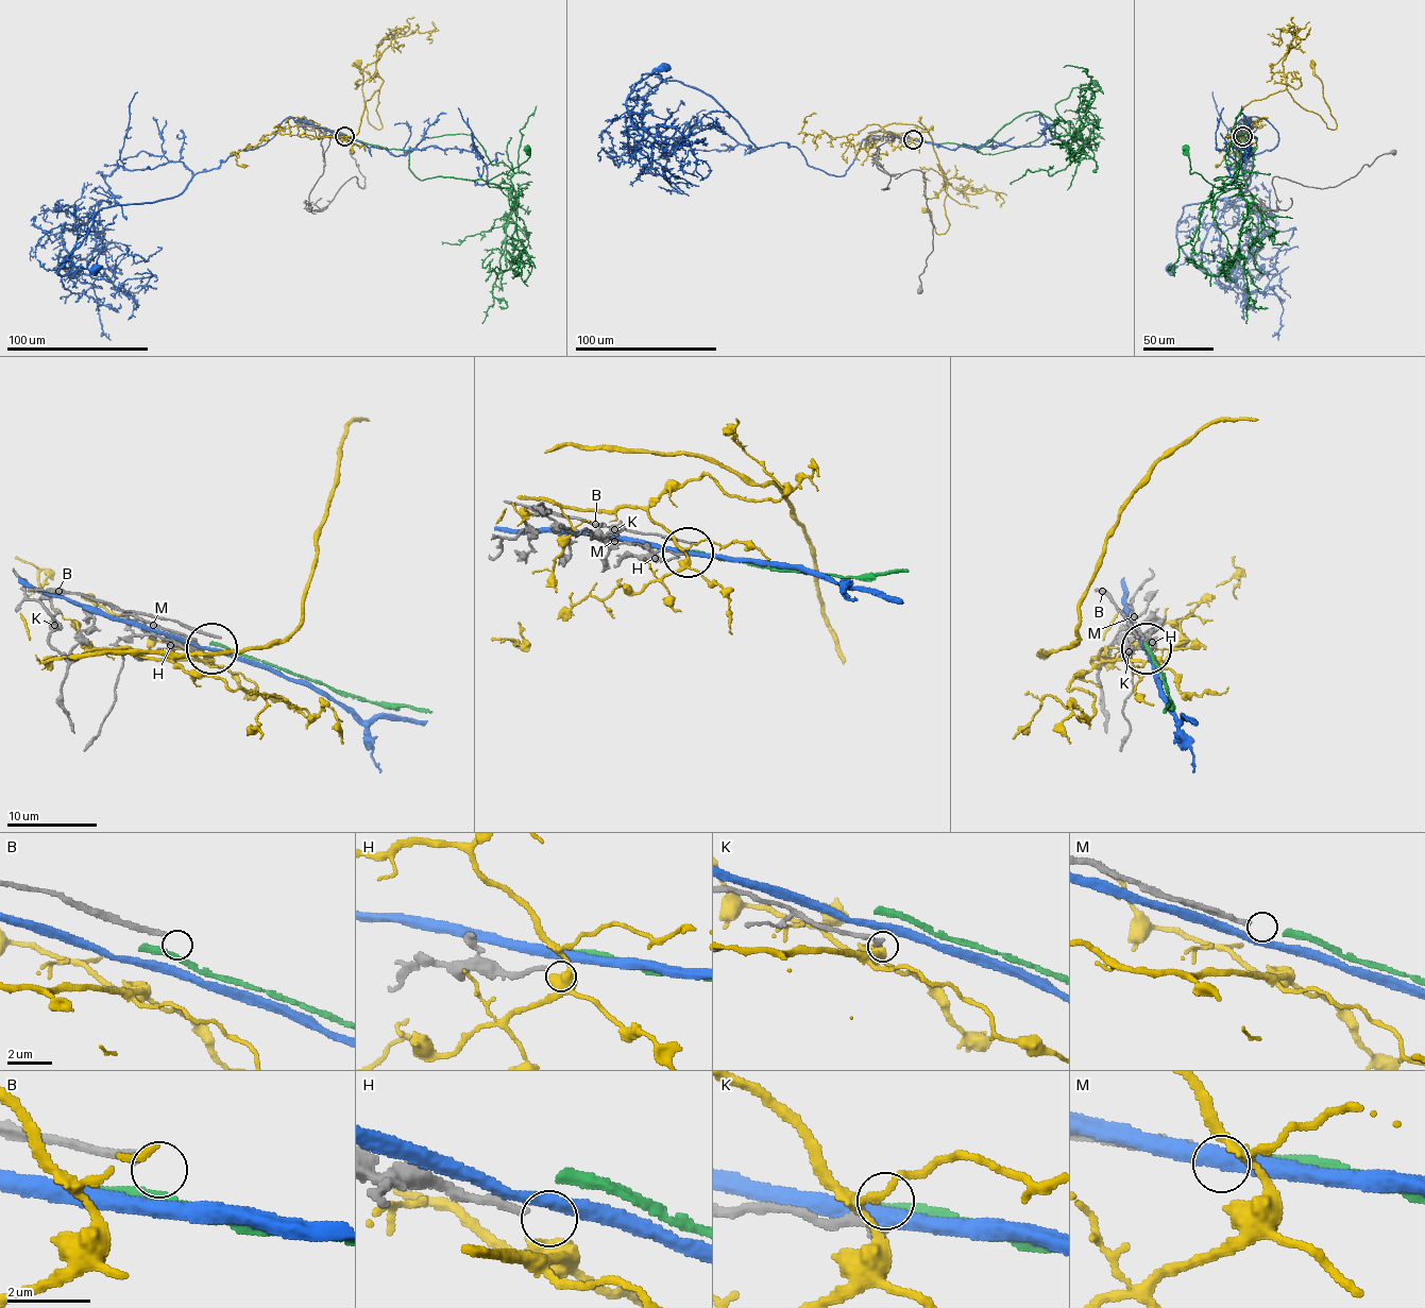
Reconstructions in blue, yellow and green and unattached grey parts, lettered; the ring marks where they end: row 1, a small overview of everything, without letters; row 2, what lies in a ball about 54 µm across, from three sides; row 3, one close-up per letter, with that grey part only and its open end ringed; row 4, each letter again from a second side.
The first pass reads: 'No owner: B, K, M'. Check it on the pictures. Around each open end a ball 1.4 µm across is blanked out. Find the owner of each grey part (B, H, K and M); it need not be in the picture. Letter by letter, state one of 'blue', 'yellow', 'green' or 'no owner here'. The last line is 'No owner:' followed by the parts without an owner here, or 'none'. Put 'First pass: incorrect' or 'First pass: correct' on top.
First pass: correct
B: no owner here
H: yellow
K: no owner here
M: no owner here
No owner: B, K, M

